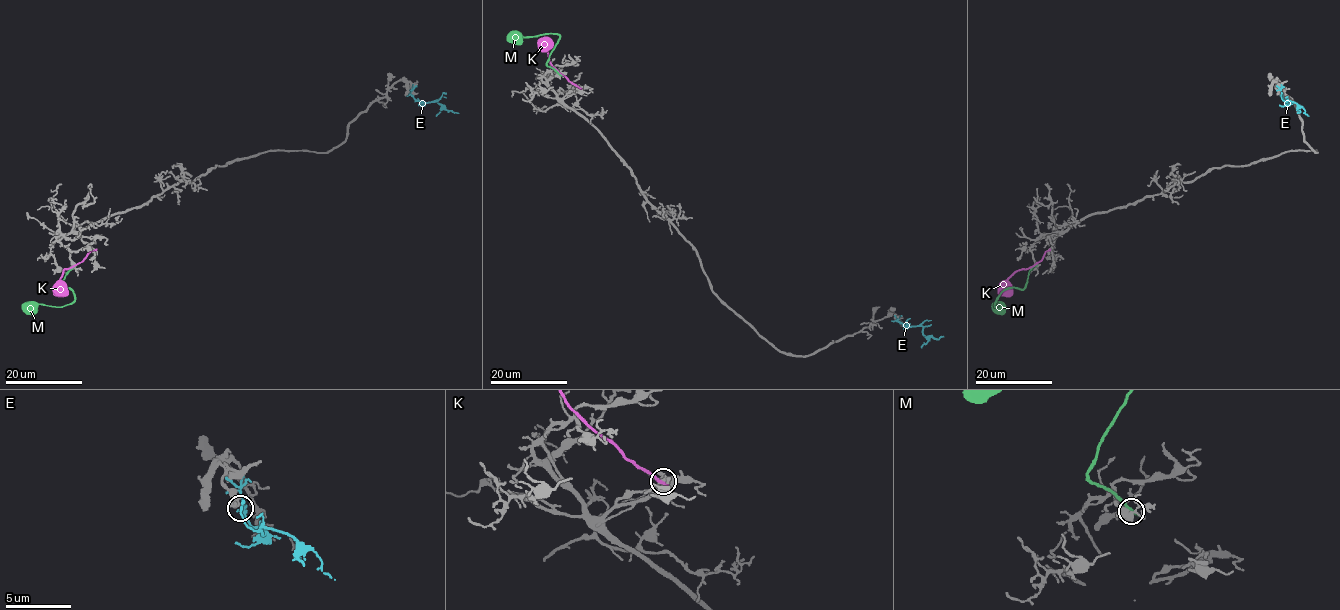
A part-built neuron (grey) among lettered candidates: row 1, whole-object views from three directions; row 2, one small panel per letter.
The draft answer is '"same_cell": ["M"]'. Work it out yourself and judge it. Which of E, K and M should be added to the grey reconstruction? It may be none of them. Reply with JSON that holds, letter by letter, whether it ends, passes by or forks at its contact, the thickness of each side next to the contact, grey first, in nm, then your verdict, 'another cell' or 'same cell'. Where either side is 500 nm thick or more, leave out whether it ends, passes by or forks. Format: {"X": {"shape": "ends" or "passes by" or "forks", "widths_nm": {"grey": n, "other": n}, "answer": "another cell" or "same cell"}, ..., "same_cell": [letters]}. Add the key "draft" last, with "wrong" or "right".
{"E": {"shape": "forks", "widths_nm": {"grey": 460, "other": 160}, "answer": "another cell"}, "K": {"shape": "ends", "widths_nm": {"grey": 160, "other": 300}, "answer": "another cell"}, "M": {"shape": "ends", "widths_nm": {"grey": 480, "other": 260}, "answer": "another cell"}, "same_cell": [], "draft": "wrong"}

